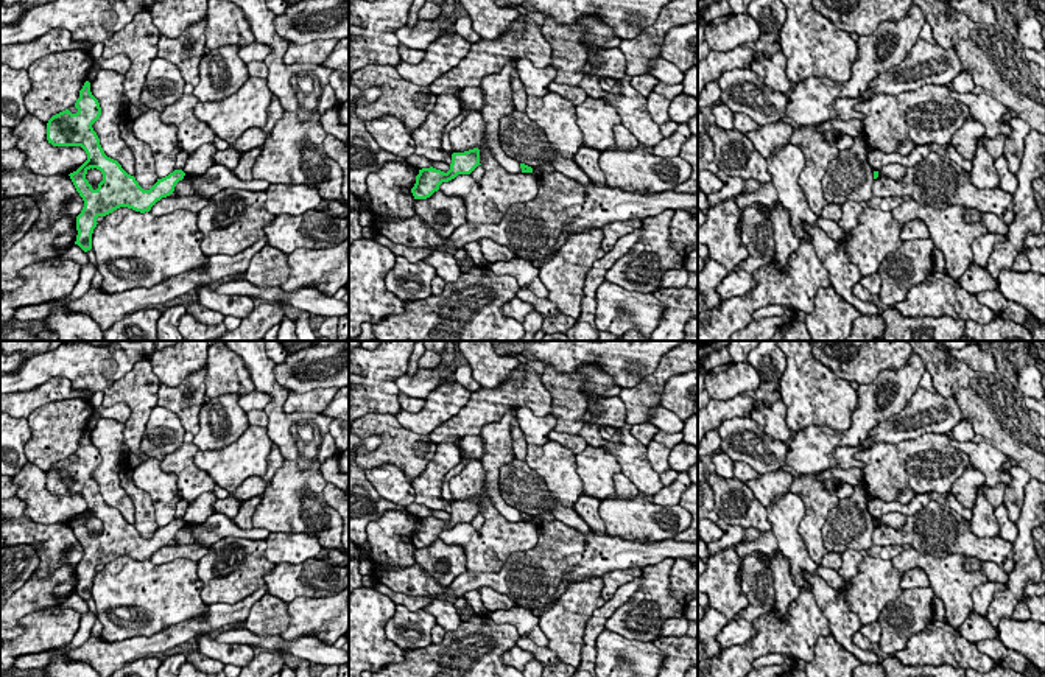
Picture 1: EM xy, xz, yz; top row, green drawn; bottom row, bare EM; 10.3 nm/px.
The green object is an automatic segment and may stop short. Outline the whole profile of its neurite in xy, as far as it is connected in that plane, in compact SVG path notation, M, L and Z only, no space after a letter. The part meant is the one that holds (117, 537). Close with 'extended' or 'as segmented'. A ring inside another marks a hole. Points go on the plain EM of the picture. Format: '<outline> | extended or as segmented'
M89 430L79 439L75 456L78 458L76 462L65 458L48 468L47 489L53 495L81 495L87 503L87 509L69 523L84 549L84 556L76 565L78 584L75 593L87 601L92 598L92 582L98 573L98 565L106 565L120 556L140 562L150 560L157 549L174 540L176 532L184 528L185 521L174 518L168 524L157 528L150 538L143 538L134 524L128 523L117 509L104 503L92 476L101 464L101 456L90 440ZM90 517L97 517L103 523L97 538L86 528Z | as segmented

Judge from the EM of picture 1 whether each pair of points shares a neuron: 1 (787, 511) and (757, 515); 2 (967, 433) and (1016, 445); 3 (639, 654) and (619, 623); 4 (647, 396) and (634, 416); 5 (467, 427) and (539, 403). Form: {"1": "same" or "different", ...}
{"1": "different", "2": "different", "3": "different", "4": "same", "5": "same"}

